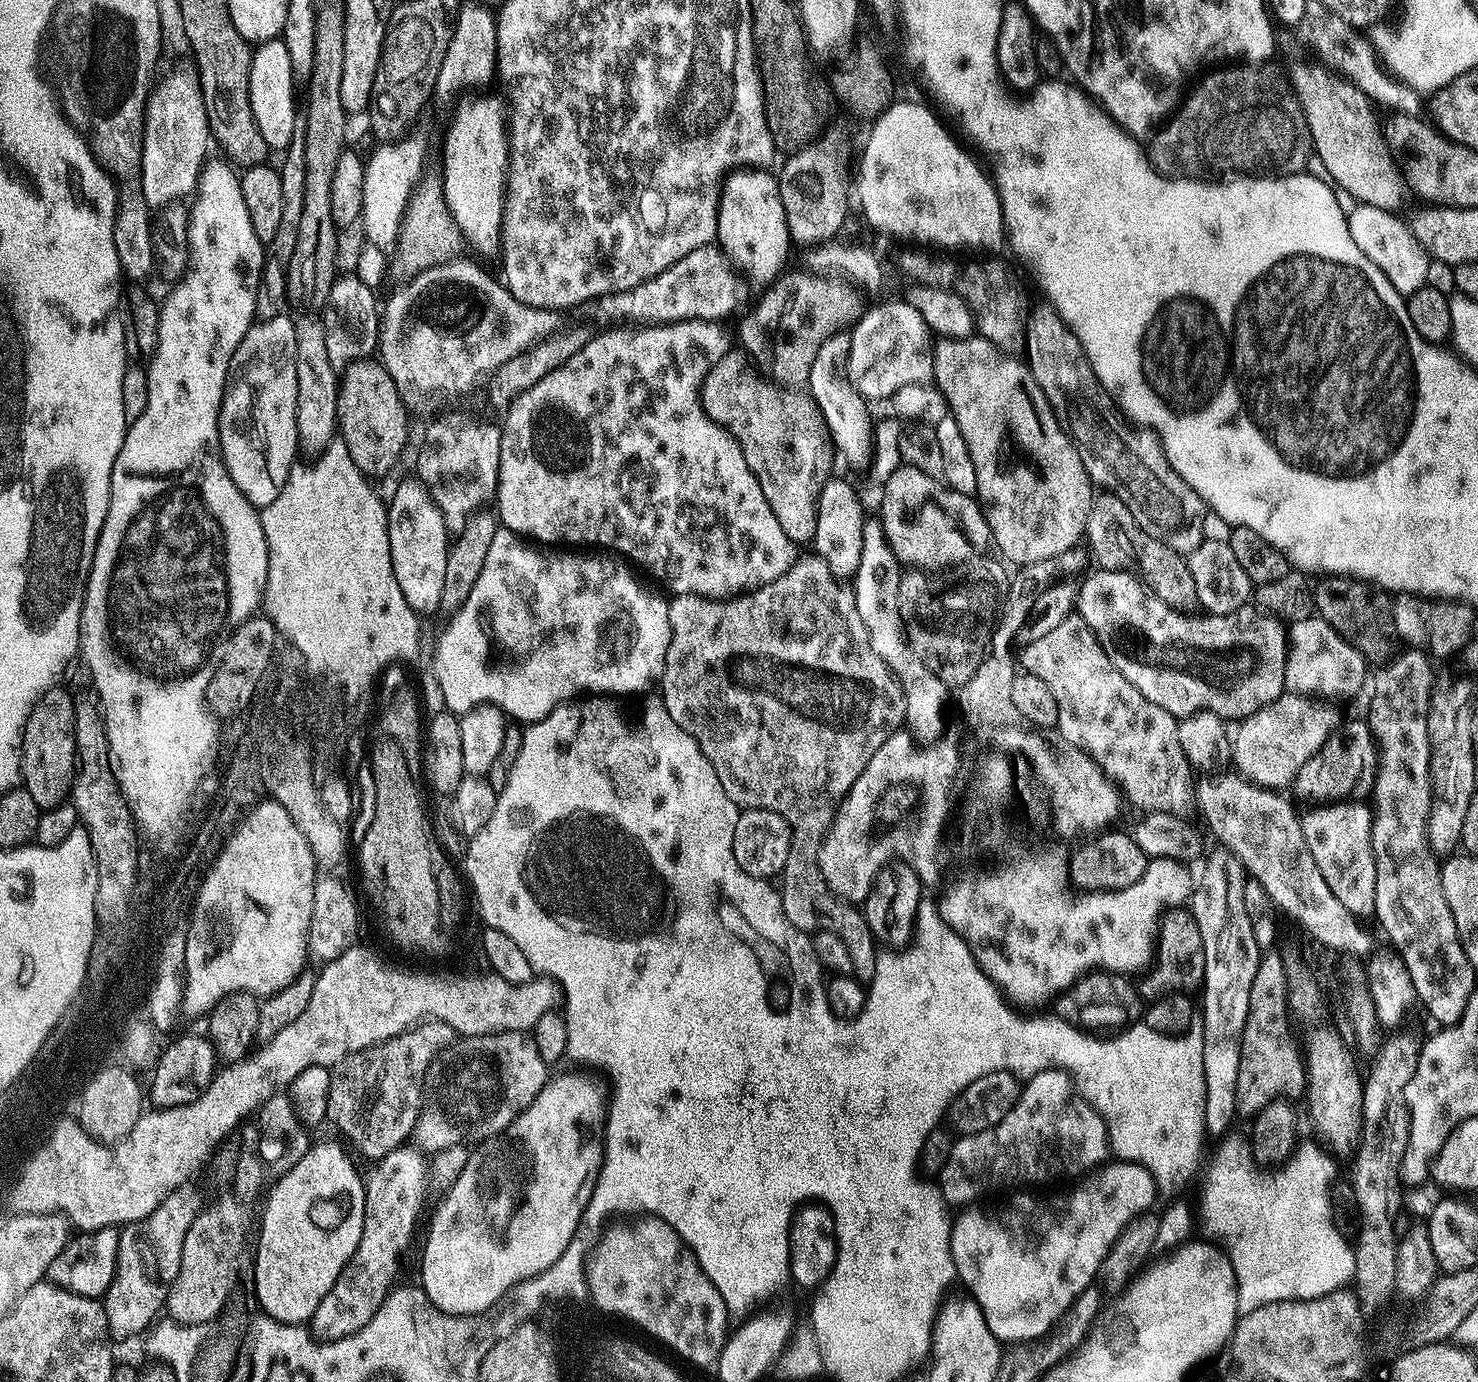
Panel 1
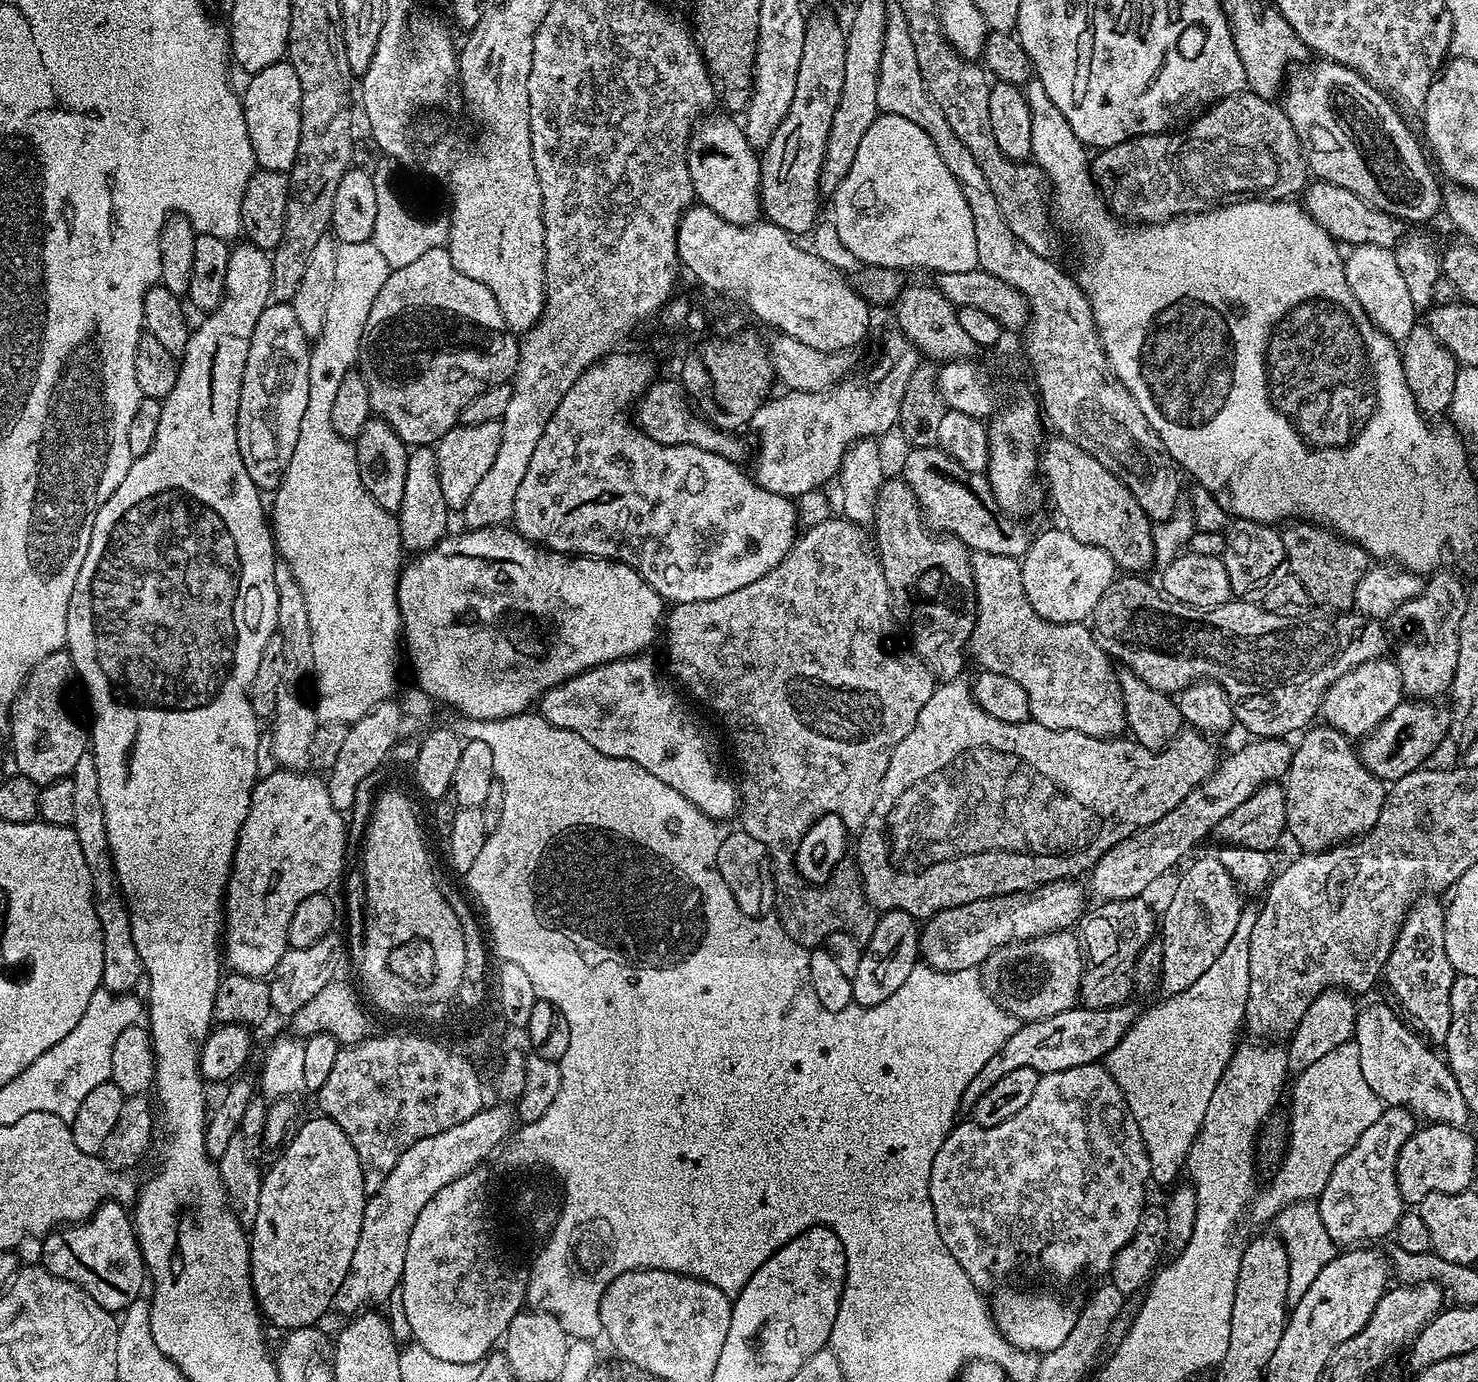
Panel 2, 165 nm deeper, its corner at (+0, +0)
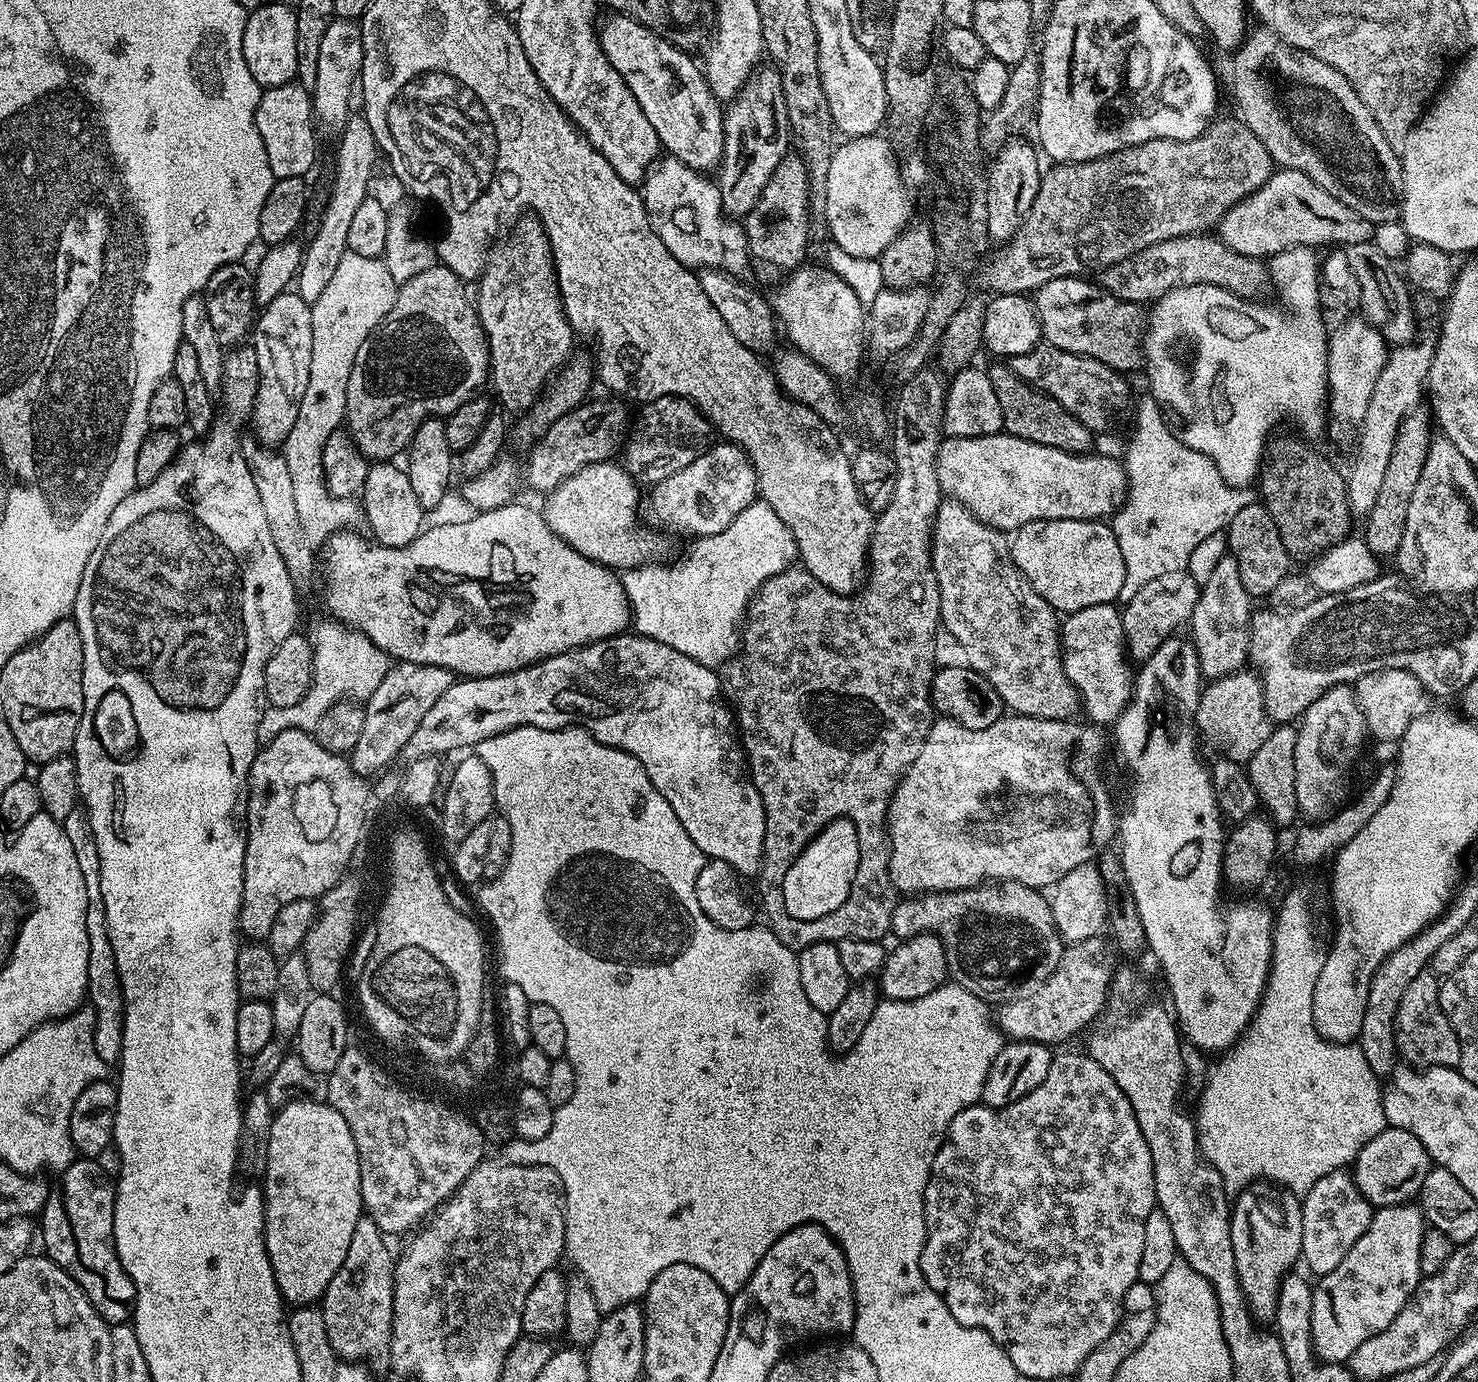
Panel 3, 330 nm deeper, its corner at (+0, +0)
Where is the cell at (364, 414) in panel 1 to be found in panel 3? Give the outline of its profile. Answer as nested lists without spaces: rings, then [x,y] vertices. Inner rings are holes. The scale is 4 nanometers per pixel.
[[[376,462],[366,474],[365,484],[358,500],[362,505],[362,520],[368,523],[371,539],[384,548],[401,548],[410,546],[425,527],[426,509],[418,502],[414,490],[410,487],[407,471],[395,468],[392,462]],[[361,500],[361,501],[360,501]],[[364,503],[364,508],[363,504]]]

